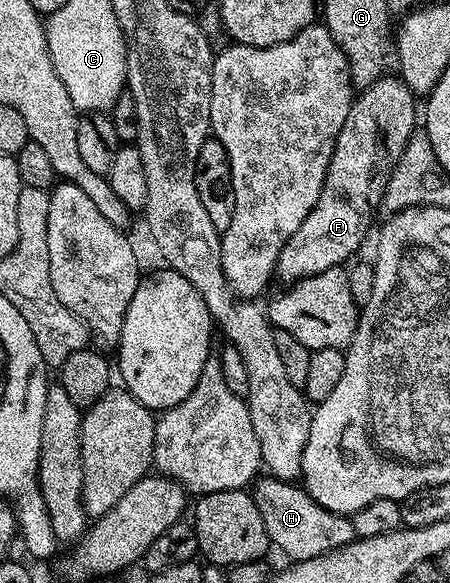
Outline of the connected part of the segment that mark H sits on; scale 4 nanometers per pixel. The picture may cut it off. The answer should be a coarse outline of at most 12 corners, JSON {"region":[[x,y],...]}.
{"region":[[253,483],[270,545],[291,562],[355,541],[348,515],[302,485]]}

